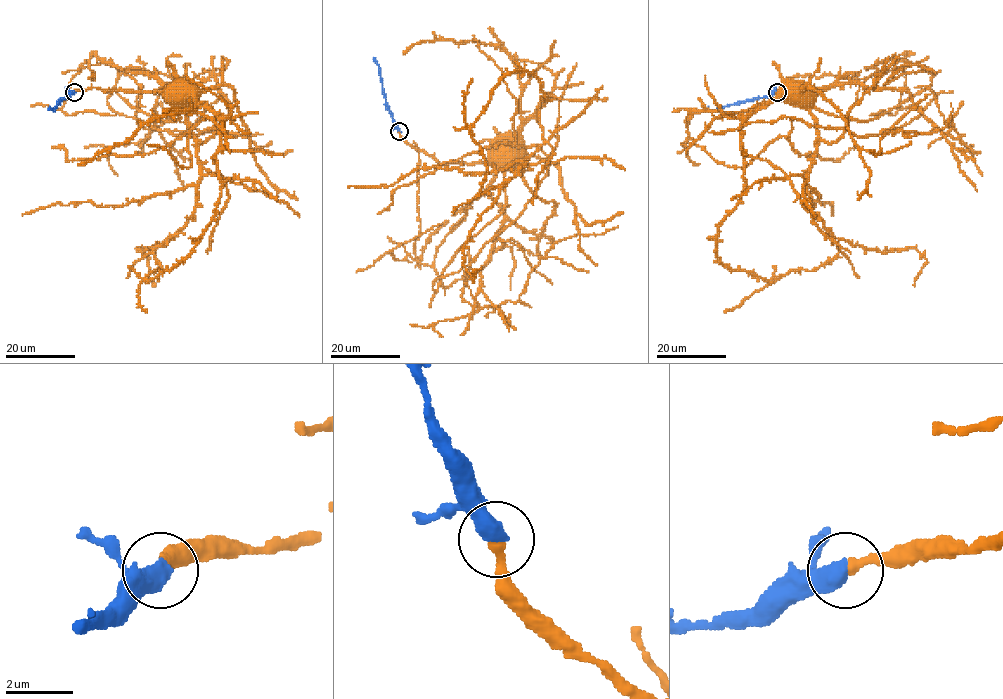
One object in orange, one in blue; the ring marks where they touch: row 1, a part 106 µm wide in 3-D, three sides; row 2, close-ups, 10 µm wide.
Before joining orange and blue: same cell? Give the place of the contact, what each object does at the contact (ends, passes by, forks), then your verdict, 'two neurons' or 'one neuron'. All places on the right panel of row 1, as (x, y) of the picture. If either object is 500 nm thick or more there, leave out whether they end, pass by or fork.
place (777, 92); one neuron

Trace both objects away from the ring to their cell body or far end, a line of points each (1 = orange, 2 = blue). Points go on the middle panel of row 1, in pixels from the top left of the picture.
1: (399, 132), (404, 139), (440, 164), (486, 162), (515, 142)
2: (399, 132), (386, 102), (379, 65), (373, 57)

